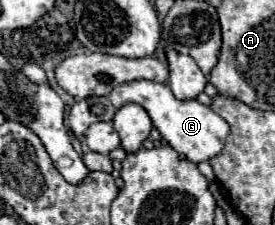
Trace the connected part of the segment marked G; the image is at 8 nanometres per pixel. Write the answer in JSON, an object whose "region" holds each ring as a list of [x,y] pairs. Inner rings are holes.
{"region":[[[140,80],[140,82],[116,86],[108,94],[108,100],[114,104],[114,108],[124,106],[126,102],[140,104],[152,118],[152,124],[160,132],[160,136],[180,154],[180,158],[190,160],[192,164],[210,162],[212,158],[220,156],[226,148],[226,140],[230,136],[228,122],[224,122],[224,118],[220,118],[212,108],[202,106],[198,100],[188,100],[188,102],[176,100],[172,90],[164,84]]]}

